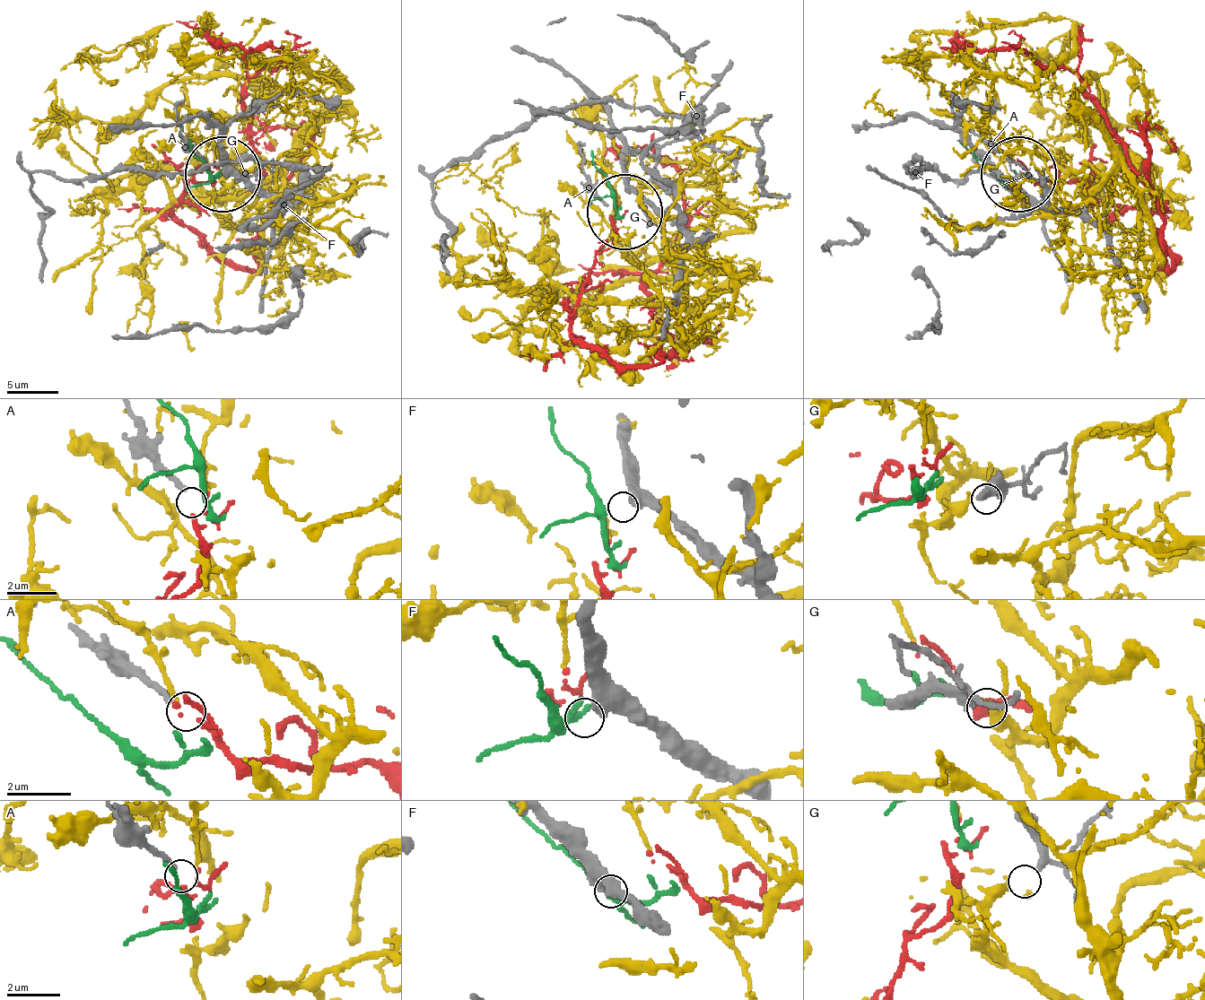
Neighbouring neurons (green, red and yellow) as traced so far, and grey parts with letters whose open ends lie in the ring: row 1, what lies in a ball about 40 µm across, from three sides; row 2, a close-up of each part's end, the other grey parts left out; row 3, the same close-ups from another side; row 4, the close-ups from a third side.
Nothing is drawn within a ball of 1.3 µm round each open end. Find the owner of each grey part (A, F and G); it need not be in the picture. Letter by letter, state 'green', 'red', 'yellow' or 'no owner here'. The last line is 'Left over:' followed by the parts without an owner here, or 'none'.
A: red
F: no owner here
G: yellow
Left over: F

